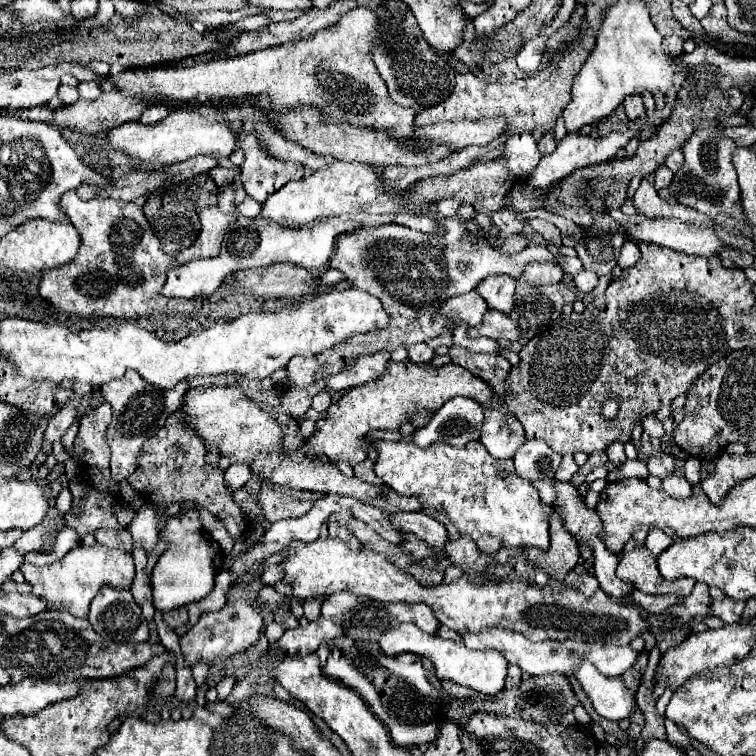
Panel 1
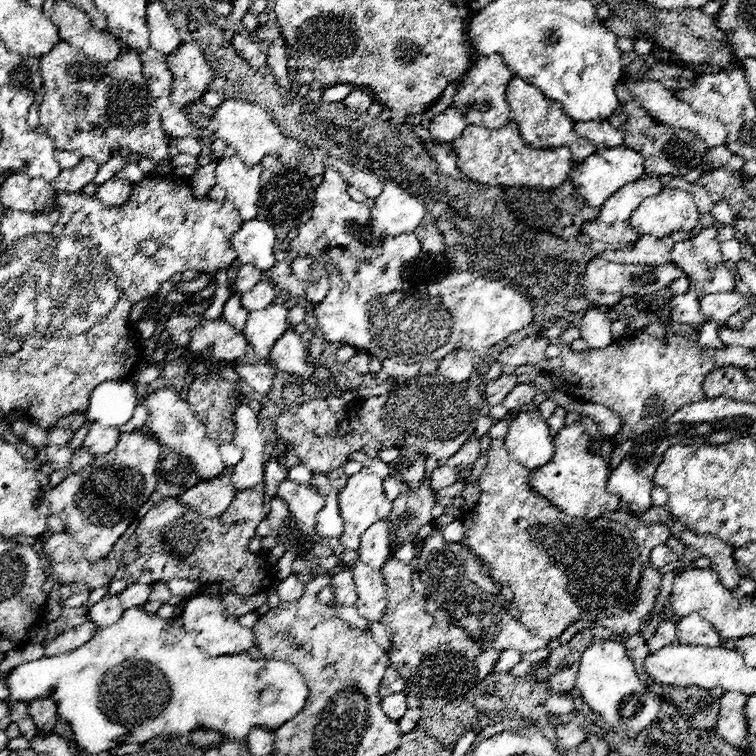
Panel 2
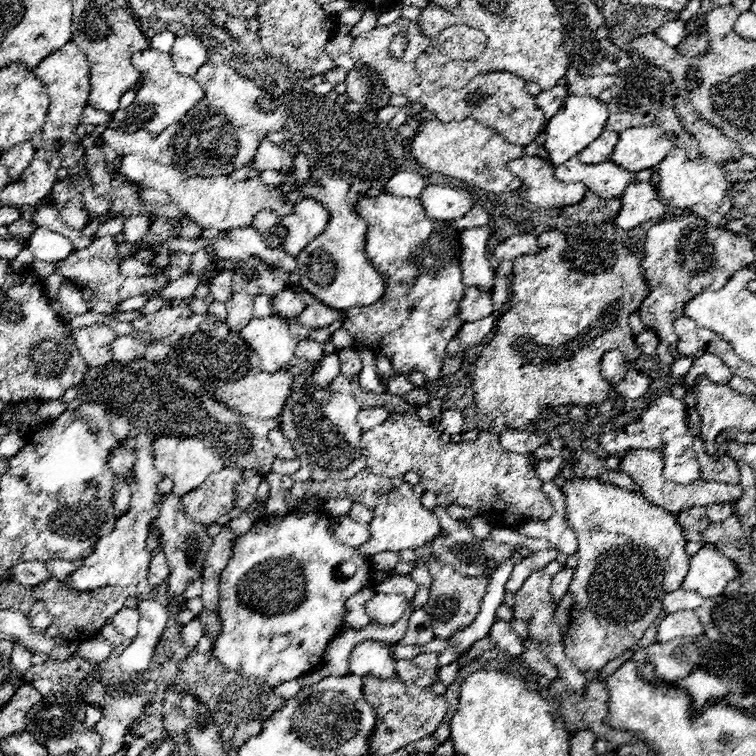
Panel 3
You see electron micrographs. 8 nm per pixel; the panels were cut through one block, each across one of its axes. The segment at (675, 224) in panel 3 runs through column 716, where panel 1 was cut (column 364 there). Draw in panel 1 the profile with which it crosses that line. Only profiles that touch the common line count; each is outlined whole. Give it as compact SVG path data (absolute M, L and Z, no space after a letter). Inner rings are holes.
M442 218L442 224L446 228L446 234L424 234L418 230L410 230L406 226L400 224L384 224L384 226L374 226L374 228L358 228L352 232L346 232L342 236L336 238L336 254L332 254L330 258L330 268L342 270L346 274L346 280L350 280L354 284L354 288L366 290L370 294L374 294L376 298L382 300L382 306L386 312L390 314L400 314L400 310L420 310L426 314L438 314L438 306L456 294L466 294L470 290L474 290L478 286L478 282L482 282L482 278L490 276L490 274L510 274L512 278L518 278L524 270L524 266L528 266L530 262L554 262L558 264L564 274L578 274L578 270L582 270L582 262L578 258L570 258L564 256L564 262L558 262L558 258L540 244L532 244L528 248L524 248L520 254L502 254L498 250L494 250L492 246L472 246L468 240L464 240L464 236L468 236L464 224L458 218Z

